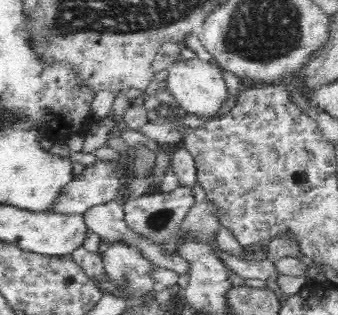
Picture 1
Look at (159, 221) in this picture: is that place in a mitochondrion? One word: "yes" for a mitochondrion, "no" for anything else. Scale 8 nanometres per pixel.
yes

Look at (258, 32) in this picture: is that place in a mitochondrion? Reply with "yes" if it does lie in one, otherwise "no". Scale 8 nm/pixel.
yes

